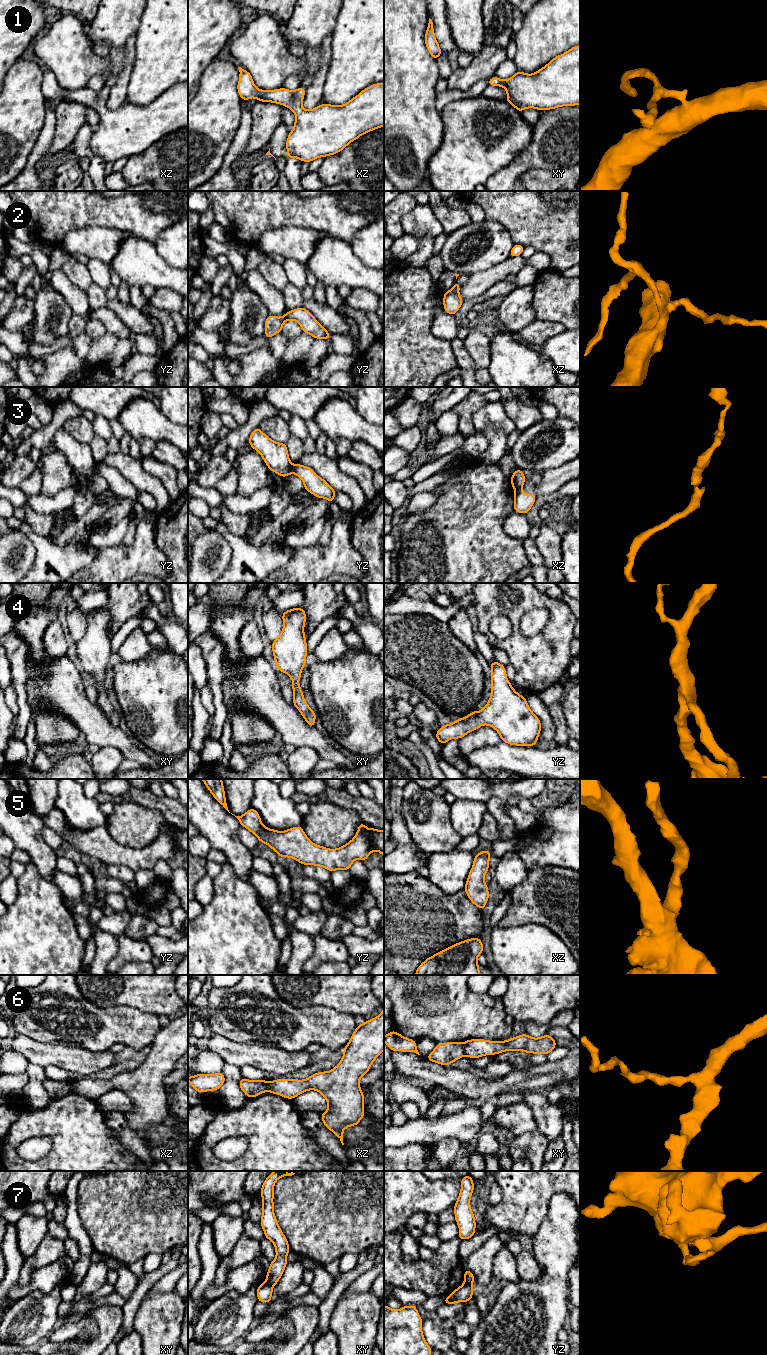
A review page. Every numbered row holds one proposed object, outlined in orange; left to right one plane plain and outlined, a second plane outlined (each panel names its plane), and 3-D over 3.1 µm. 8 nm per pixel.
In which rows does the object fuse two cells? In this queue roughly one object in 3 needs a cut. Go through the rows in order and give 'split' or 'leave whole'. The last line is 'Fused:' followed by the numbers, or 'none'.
1: leave whole
2: leave whole
3: split
4: leave whole
5: leave whole
6: split
7: split
Fused: 3, 6, 7

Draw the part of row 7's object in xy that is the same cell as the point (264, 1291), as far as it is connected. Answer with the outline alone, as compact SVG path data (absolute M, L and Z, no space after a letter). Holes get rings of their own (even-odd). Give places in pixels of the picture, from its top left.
M264 1282L257 1288L257 1298L259 1302L269 1303L272 1297L273 1286Z

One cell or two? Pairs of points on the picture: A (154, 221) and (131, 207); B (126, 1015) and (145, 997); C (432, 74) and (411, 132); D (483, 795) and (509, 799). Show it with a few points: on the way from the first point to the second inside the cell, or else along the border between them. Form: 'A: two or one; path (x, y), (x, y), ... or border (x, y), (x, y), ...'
A: one; path (148, 216), (137, 213)
B: two; border (111, 1005), (127, 1005), (156, 1015)
C: one; path (418, 88), (411, 95), (411, 118)
D: one; path (489, 792), (503, 793)

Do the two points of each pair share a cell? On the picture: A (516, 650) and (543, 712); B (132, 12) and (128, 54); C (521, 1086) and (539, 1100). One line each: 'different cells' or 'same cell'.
A: different cells
B: different cells
C: different cells

